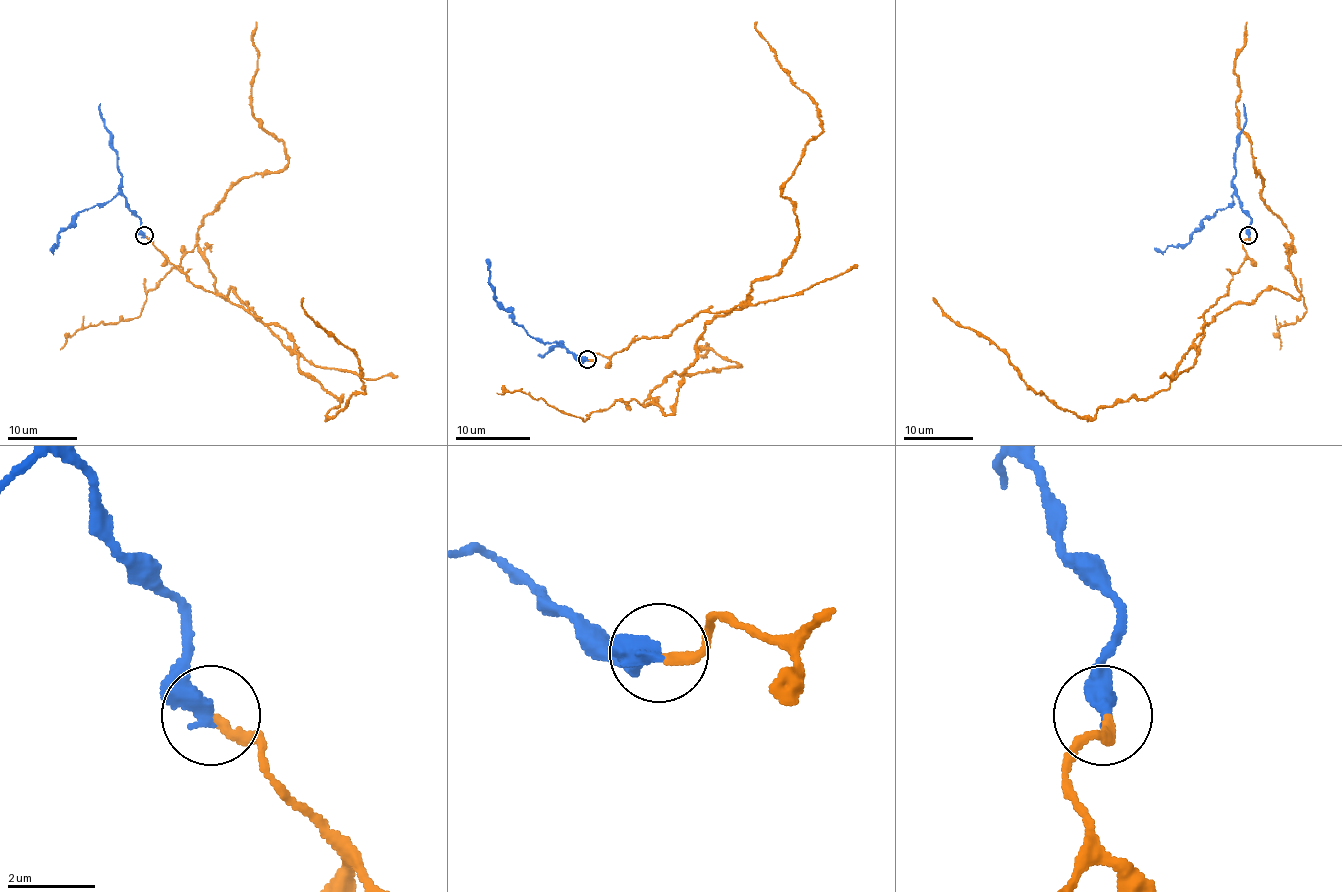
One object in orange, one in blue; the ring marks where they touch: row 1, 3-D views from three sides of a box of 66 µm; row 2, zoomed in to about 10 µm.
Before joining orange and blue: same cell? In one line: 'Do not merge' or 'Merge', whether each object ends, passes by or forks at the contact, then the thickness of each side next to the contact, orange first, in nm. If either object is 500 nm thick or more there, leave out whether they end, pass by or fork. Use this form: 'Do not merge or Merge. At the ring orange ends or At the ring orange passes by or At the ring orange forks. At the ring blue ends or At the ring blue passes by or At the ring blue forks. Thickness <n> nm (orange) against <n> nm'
Do not merge. At the ring orange ends. At the ring blue ends. Thickness 240 nm (orange) against 460 nm

